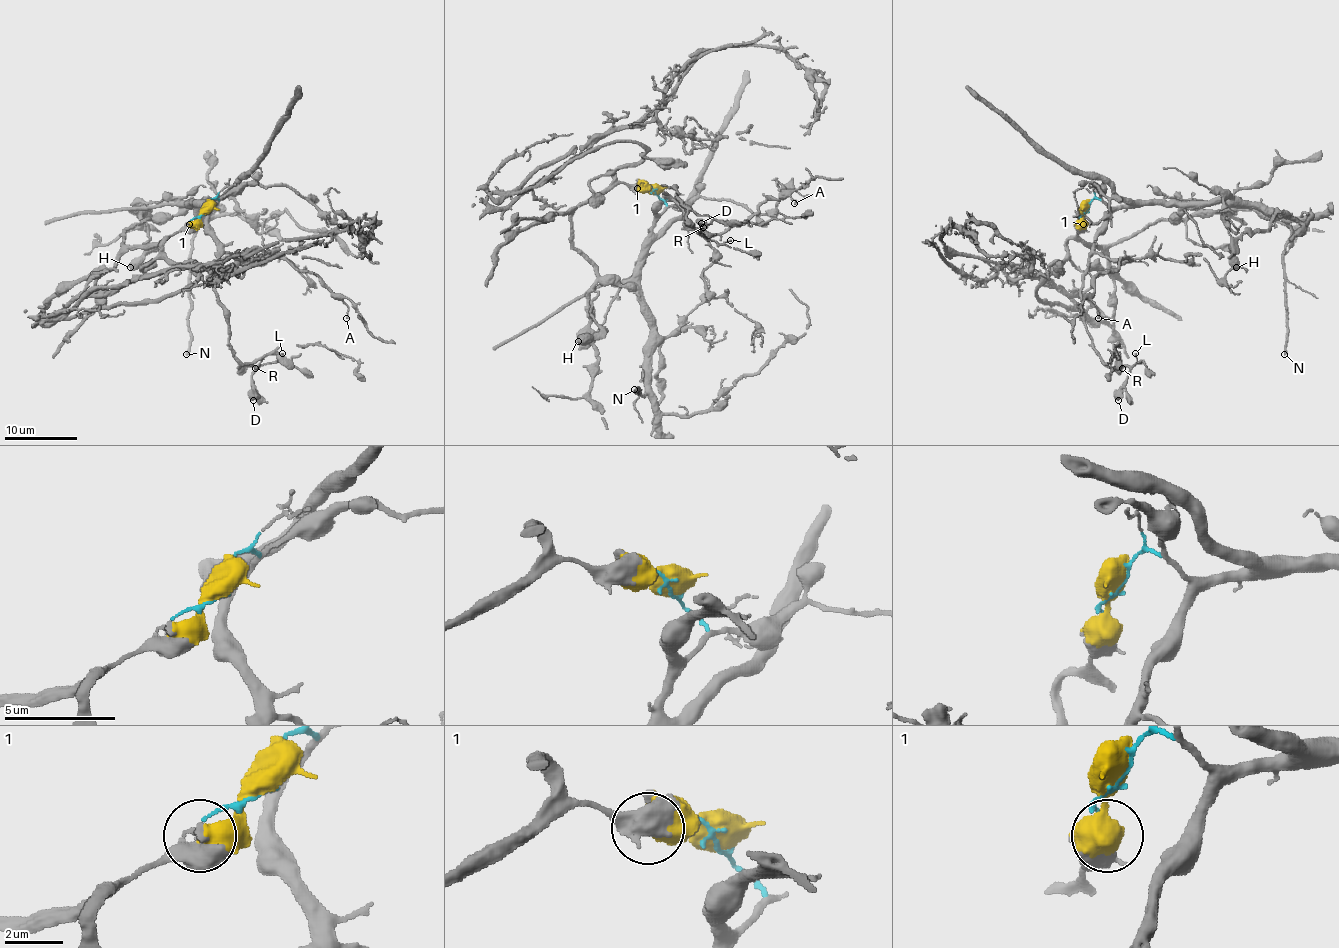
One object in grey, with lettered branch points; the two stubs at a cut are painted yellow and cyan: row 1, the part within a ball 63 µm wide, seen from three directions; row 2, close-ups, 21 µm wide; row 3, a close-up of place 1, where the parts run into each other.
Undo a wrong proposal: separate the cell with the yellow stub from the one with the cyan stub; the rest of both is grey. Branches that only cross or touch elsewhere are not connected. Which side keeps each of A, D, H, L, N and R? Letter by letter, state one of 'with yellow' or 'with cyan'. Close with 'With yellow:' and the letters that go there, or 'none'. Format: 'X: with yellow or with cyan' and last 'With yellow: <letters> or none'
A: with cyan
D: with cyan
H: with yellow
L: with cyan
N: with cyan
R: with cyan
With yellow: H

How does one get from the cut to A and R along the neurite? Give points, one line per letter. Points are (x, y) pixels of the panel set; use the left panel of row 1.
A: (206, 209), (217, 198), (207, 229), (224, 251), (235, 258), (286, 258), (309, 271), (348, 307), (346, 318)
R: (206, 209), (217, 198), (207, 229), (217, 238), (213, 276), (229, 349), (242, 362), (264, 356), (255, 367)

